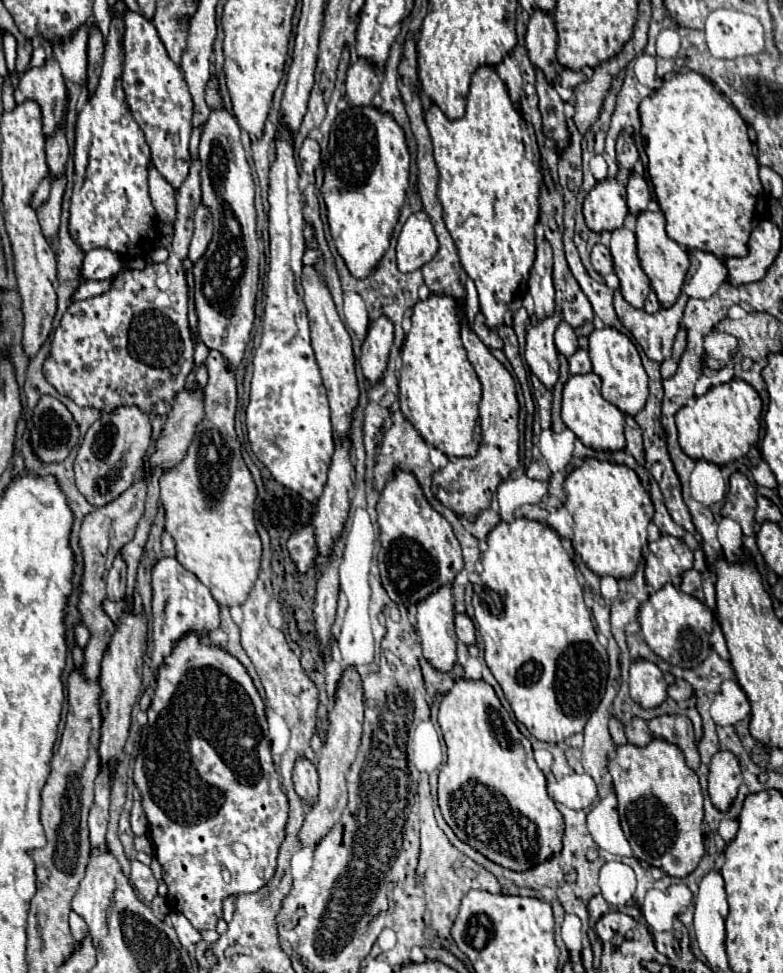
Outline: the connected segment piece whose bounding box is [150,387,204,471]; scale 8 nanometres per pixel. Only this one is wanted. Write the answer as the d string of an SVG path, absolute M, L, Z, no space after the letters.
M200 387L194 393L178 393L174 409L168 413L168 421L162 429L162 435L156 443L156 451L150 459L150 469L162 465L164 471L172 469L182 461L186 449L196 433L196 425L202 419L204 405Z

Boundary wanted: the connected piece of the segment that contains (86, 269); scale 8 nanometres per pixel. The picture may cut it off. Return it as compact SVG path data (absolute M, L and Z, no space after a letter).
M92 249L86 253L82 263L82 279L84 281L104 281L118 275L122 269L122 259L116 253L106 249Z

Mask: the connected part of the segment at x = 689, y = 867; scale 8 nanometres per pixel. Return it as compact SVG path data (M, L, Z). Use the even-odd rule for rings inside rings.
M652 737L652 741L646 747L636 747L632 743L618 745L614 757L608 761L608 771L612 775L614 791L618 797L620 825L634 851L634 857L652 867L660 867L672 877L690 875L706 851L702 835L704 811L702 811L702 787L698 775L686 765L682 749L660 737Z

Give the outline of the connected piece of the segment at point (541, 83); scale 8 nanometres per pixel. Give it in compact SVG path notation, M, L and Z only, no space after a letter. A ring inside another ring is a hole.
M536 69L536 93L540 97L540 113L544 121L544 133L558 143L558 151L566 147L570 137L564 121L564 101L560 99L556 87L546 81L544 73Z

